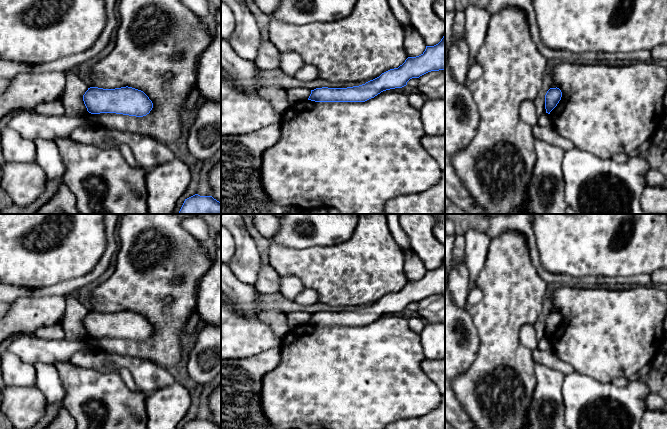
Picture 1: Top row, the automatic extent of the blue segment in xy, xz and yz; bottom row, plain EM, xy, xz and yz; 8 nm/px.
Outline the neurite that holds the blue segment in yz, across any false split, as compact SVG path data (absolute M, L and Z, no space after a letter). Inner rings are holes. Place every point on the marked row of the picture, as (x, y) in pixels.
M550 88L545 95L545 109L546 113L550 112L557 106L561 100L562 92L559 88Z

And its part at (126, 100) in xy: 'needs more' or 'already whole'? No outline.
already whole

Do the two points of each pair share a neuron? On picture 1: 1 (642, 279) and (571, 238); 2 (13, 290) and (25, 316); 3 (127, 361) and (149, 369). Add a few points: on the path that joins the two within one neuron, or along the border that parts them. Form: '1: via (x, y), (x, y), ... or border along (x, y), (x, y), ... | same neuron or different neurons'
1: border along (649, 274), (623, 276), (619, 280) | different neurons
2: border along (40, 295), (27, 294), (18, 297), (10, 303) | different neurons
3: via (132, 363), (140, 369), (144, 369) | same neuron

